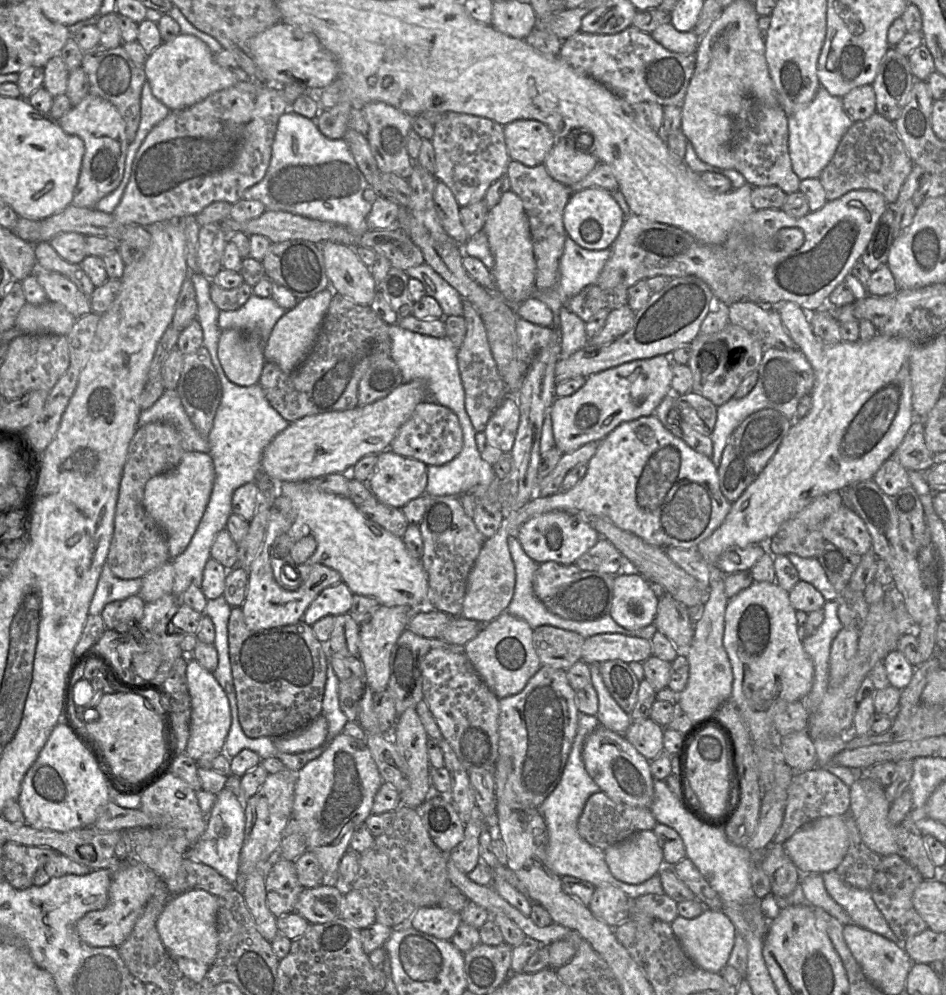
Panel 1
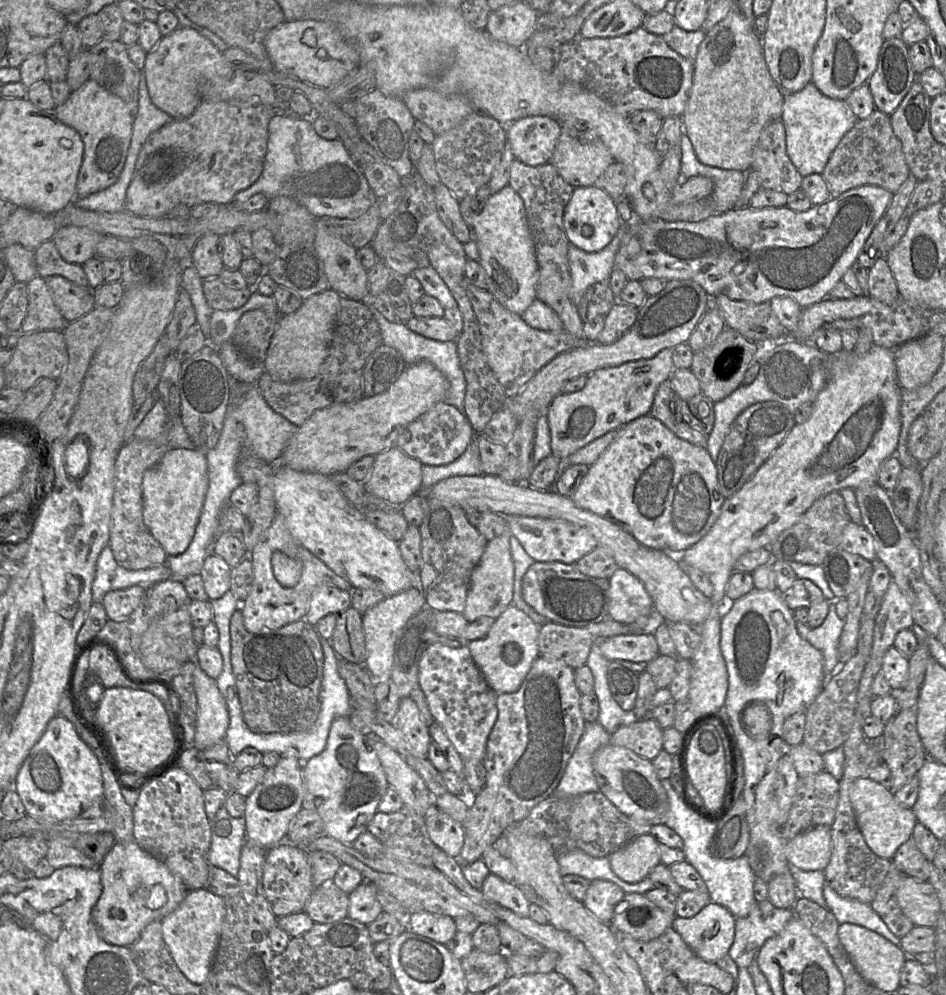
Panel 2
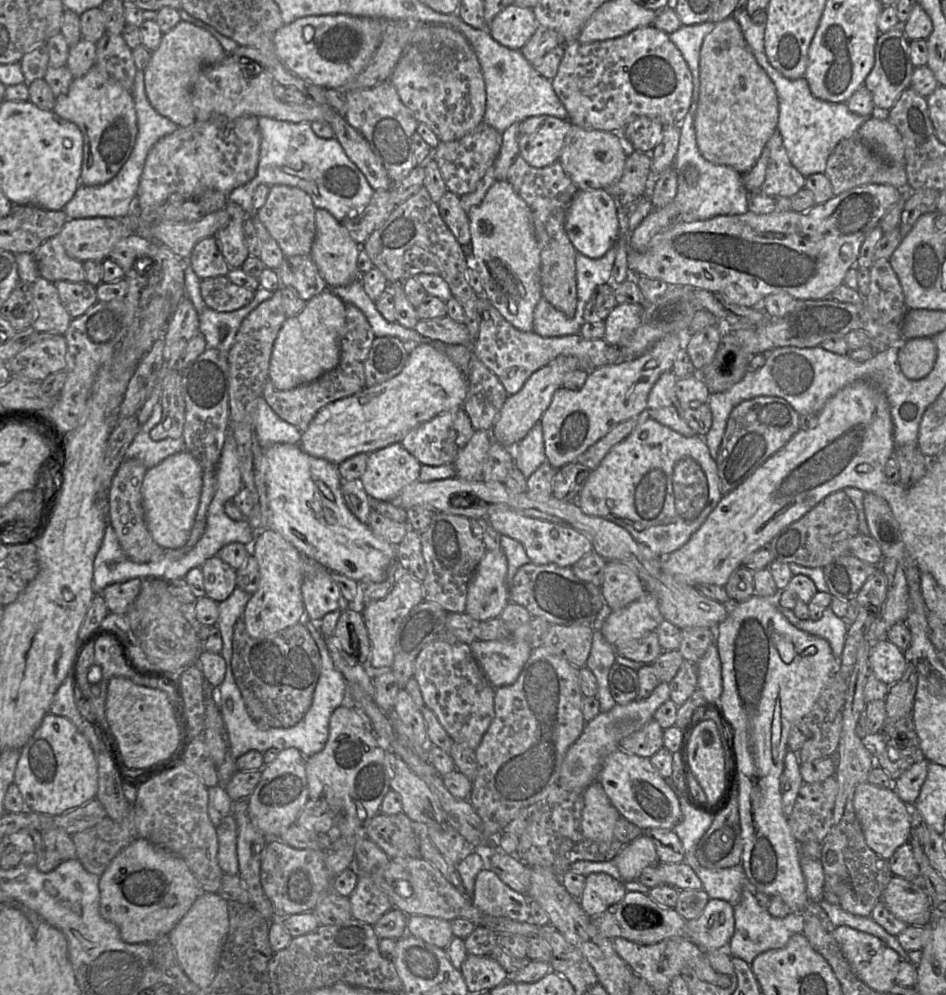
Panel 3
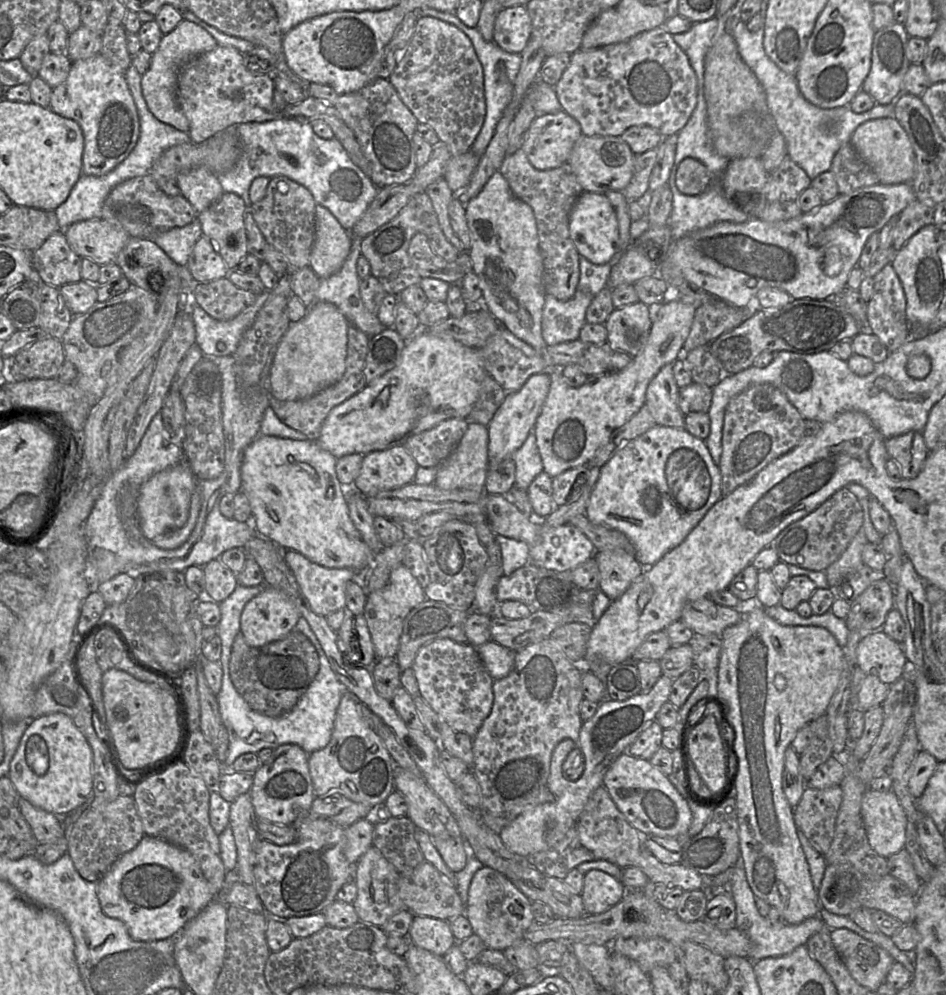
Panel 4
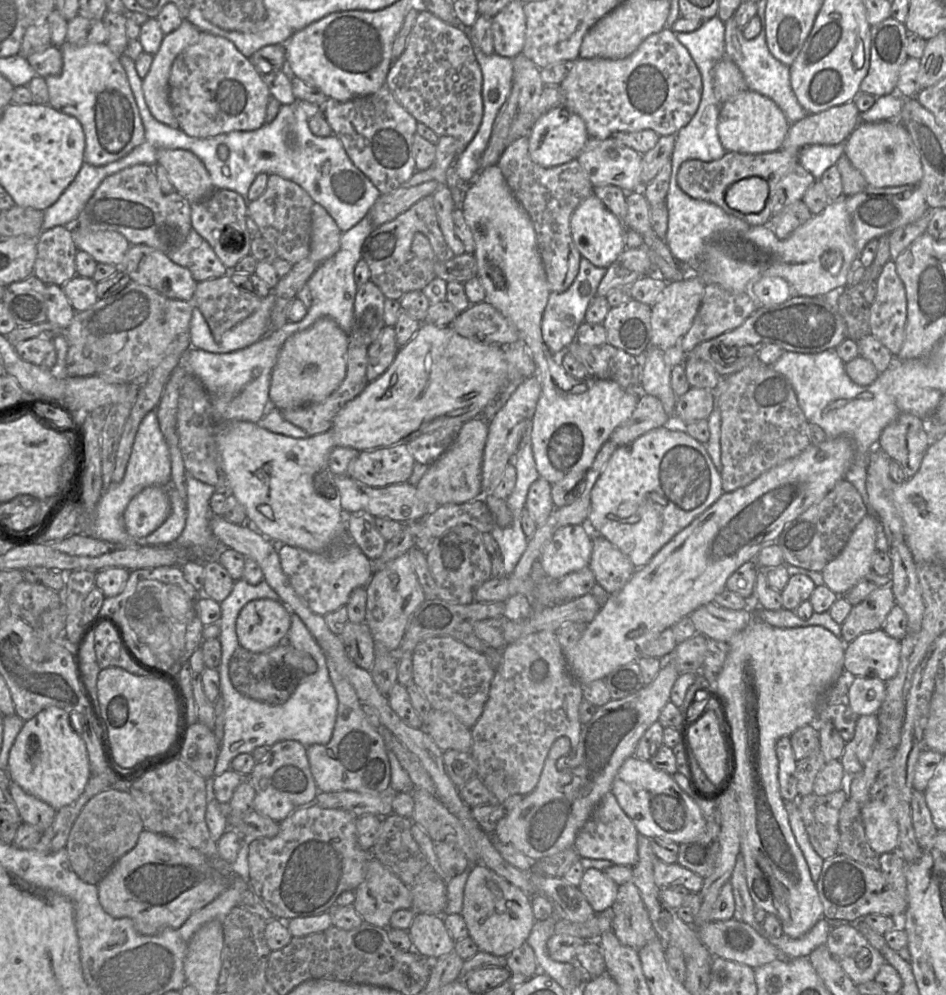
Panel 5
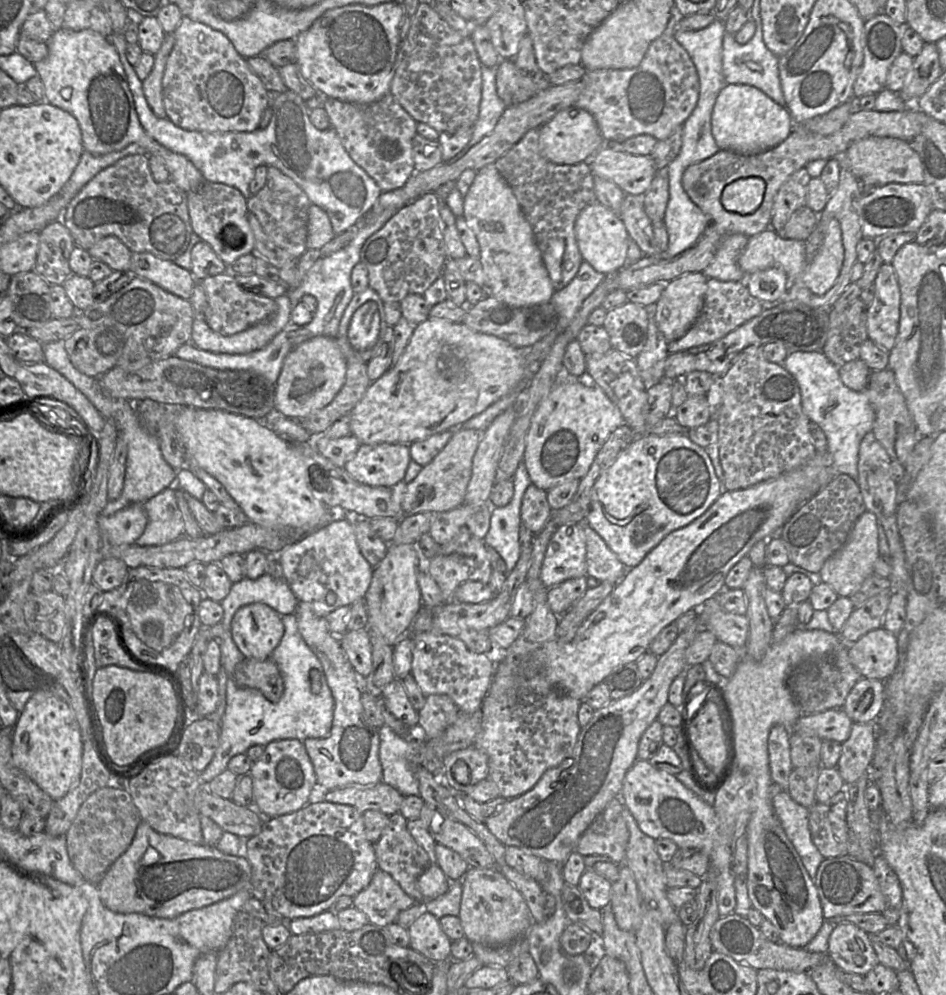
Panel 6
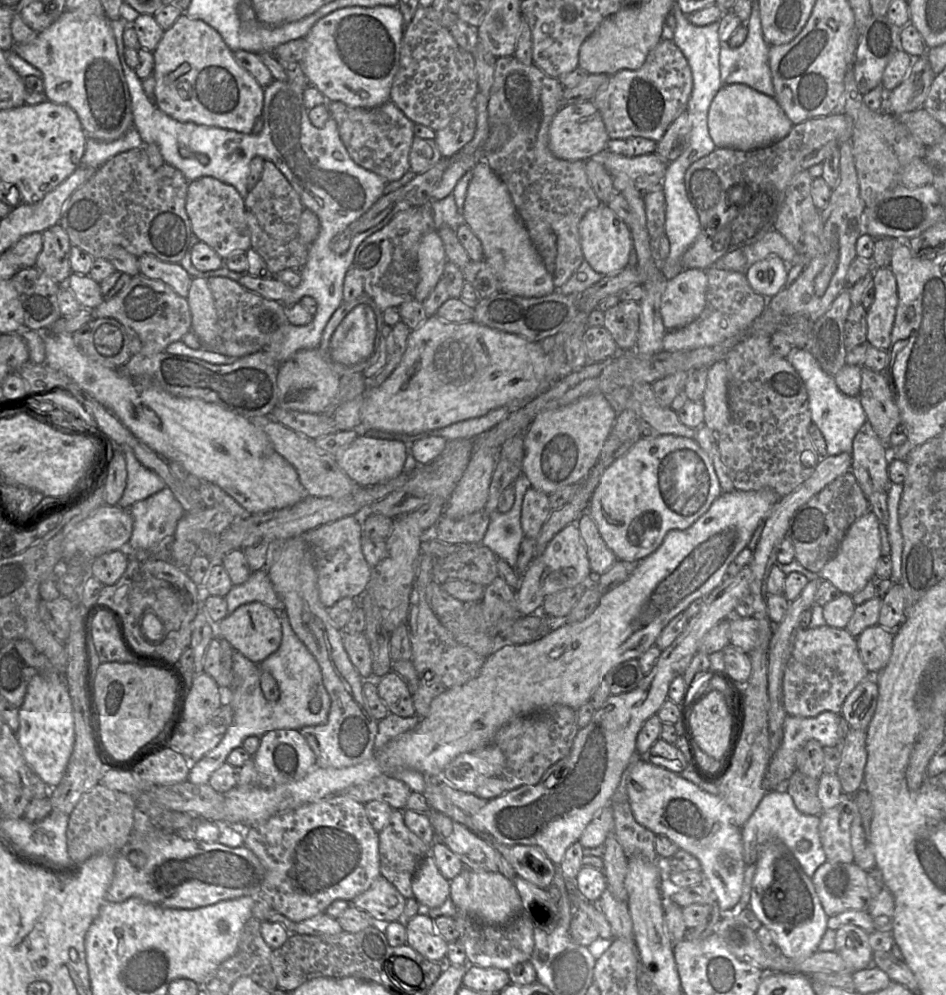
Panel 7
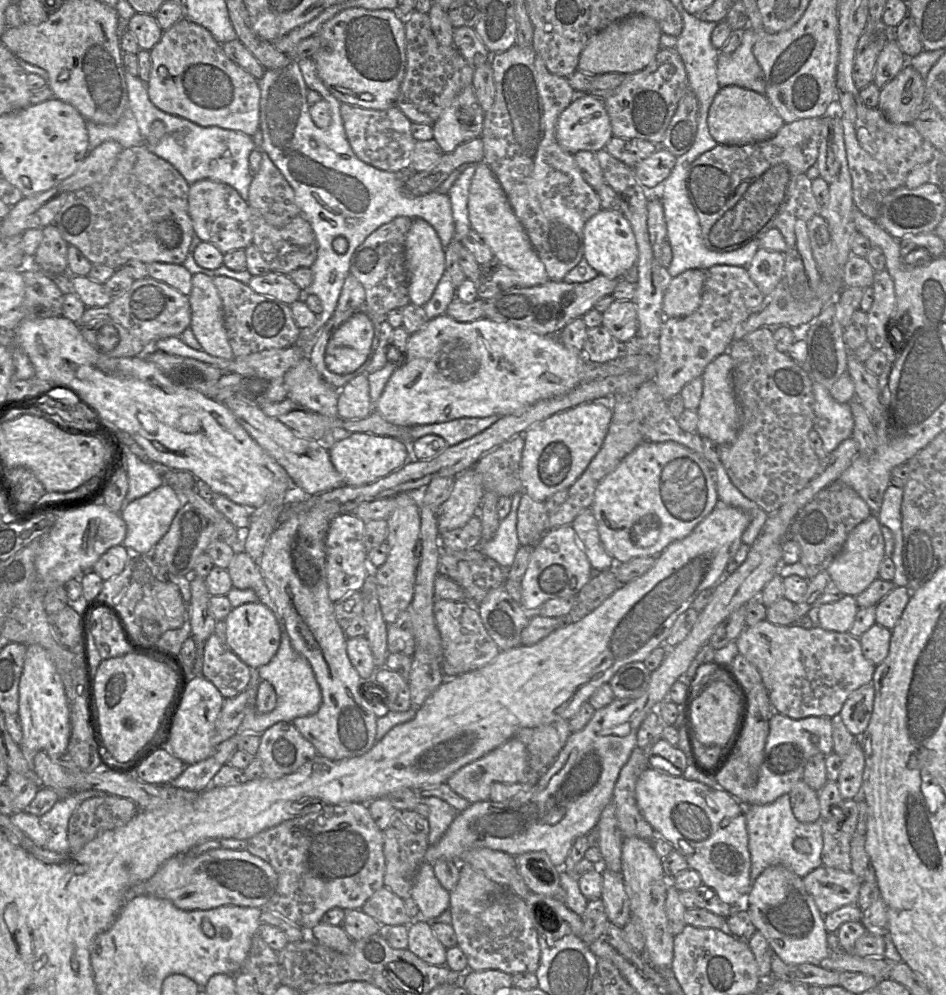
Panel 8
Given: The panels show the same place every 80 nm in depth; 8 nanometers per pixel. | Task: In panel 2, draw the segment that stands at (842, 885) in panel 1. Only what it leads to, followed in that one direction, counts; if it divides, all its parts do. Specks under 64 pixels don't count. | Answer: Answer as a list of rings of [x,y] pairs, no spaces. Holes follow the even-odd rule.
[[[826,883],[823,887],[823,897],[827,909],[839,924],[848,923],[864,927],[902,949],[900,939],[888,929],[880,916],[872,909],[871,904],[841,897]]]

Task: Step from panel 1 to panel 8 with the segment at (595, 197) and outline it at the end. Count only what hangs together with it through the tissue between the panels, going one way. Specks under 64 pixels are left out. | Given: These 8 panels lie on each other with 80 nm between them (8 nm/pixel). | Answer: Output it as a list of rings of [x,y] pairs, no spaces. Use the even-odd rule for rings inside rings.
[[[601,209],[584,226],[584,259],[599,274],[621,279],[638,259],[636,238],[631,224],[620,212]]]

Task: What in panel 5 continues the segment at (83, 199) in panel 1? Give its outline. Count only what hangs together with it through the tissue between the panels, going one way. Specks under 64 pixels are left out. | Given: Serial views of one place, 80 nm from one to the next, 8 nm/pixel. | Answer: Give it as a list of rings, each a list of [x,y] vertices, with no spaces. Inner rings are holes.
[[[65,42],[60,47],[63,58],[61,74],[45,78],[49,105],[59,112],[75,117],[82,125],[85,134],[84,162],[93,166],[104,166],[117,161],[145,140],[145,131],[127,74],[106,43],[77,46]]]

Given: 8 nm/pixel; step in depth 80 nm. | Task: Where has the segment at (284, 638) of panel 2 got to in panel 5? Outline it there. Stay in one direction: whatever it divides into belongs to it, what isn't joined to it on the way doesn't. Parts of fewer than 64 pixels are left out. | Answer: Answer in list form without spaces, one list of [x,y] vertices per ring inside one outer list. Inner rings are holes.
[[[282,641],[262,653],[254,653],[239,646],[230,659],[229,677],[241,694],[269,705],[280,705],[289,699],[306,676],[316,670],[316,661],[308,653]]]

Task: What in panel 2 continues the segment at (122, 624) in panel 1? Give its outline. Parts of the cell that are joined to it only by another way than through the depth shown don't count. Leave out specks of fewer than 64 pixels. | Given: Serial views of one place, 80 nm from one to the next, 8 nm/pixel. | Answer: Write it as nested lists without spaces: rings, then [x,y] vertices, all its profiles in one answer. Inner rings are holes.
[[[133,585],[125,589],[107,592],[102,603],[108,620],[122,621],[127,619],[142,602],[147,589]]]

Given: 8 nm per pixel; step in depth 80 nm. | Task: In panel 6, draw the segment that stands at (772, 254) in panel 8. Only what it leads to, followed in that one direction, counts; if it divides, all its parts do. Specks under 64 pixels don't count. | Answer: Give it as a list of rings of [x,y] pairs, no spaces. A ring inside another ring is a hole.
[[[771,267],[745,276],[746,287],[764,304],[775,304],[786,291],[788,276],[783,269]]]

